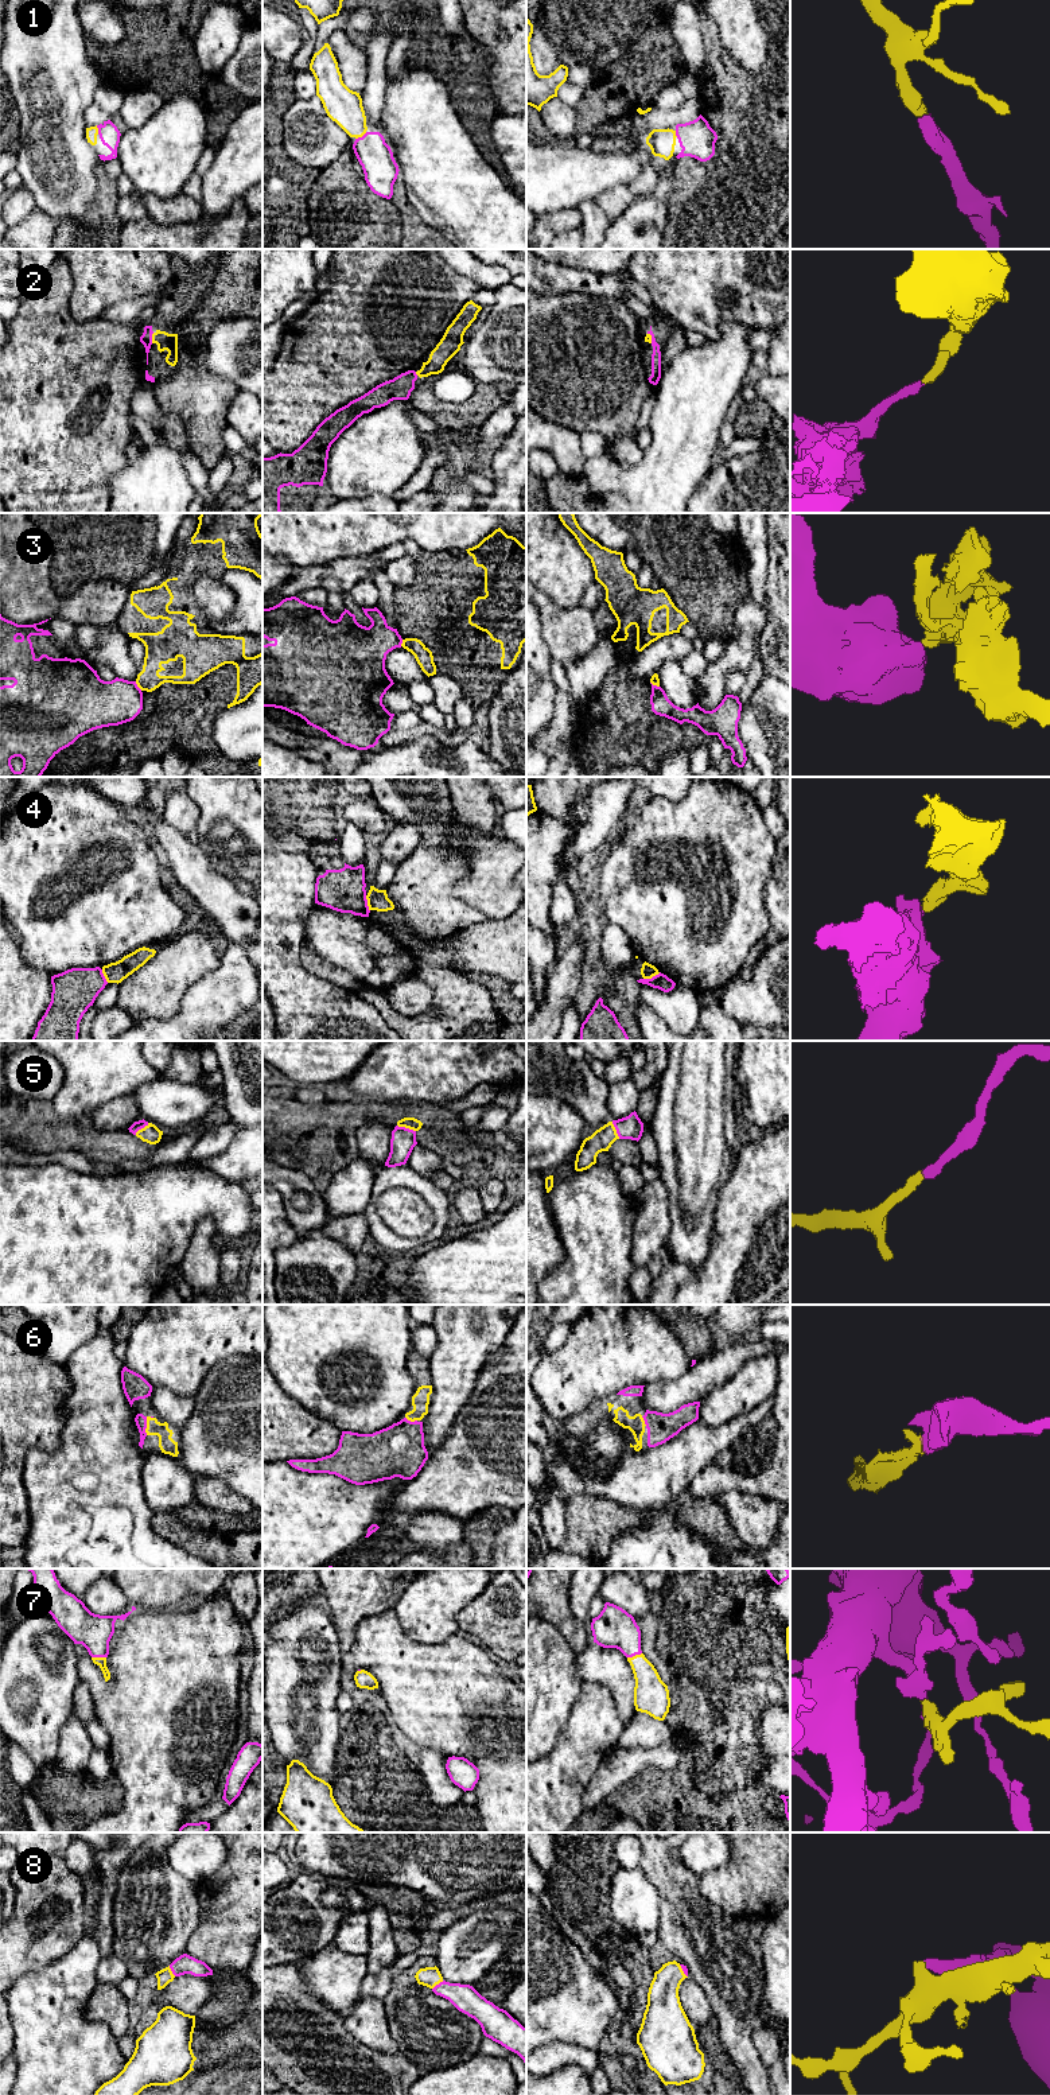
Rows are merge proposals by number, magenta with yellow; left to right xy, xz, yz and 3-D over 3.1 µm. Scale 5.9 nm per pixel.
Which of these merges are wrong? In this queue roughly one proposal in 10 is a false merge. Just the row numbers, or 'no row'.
3

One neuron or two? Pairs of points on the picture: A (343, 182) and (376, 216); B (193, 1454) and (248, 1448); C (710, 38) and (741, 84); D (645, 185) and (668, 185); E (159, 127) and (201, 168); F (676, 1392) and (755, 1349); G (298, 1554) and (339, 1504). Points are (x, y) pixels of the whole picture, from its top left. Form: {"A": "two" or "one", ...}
{"A": "one", "B": "one", "C": "one", "D": "two", "E": "two", "F": "one", "G": "one"}

